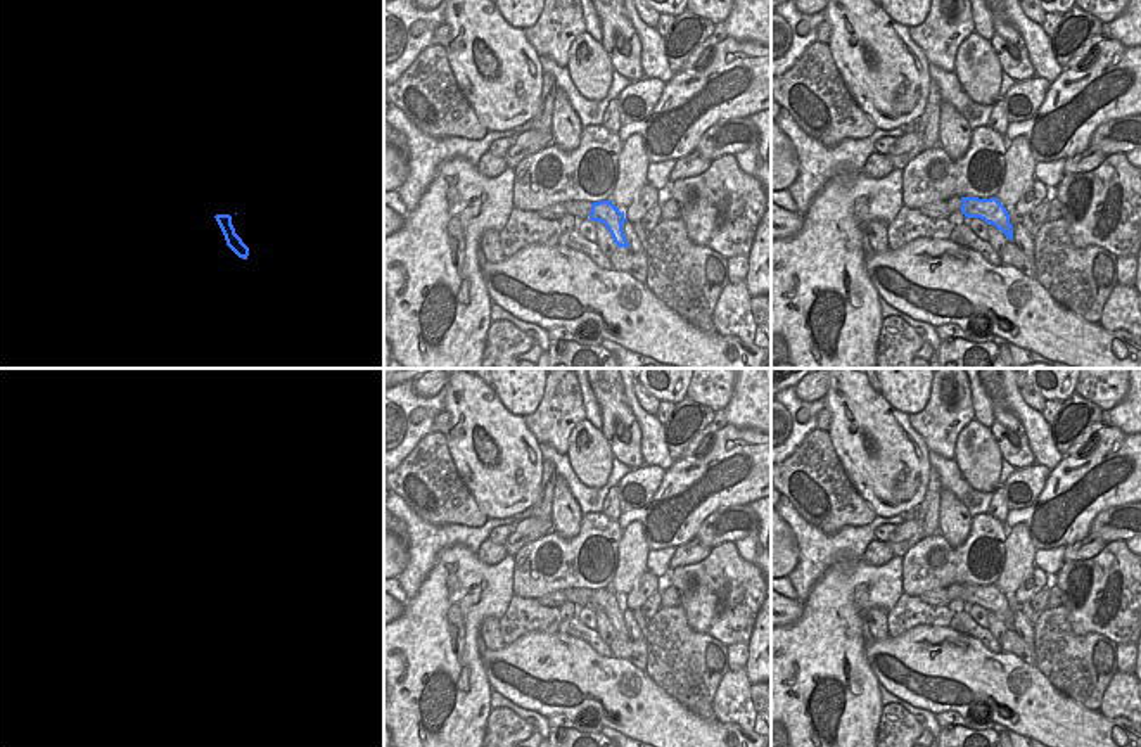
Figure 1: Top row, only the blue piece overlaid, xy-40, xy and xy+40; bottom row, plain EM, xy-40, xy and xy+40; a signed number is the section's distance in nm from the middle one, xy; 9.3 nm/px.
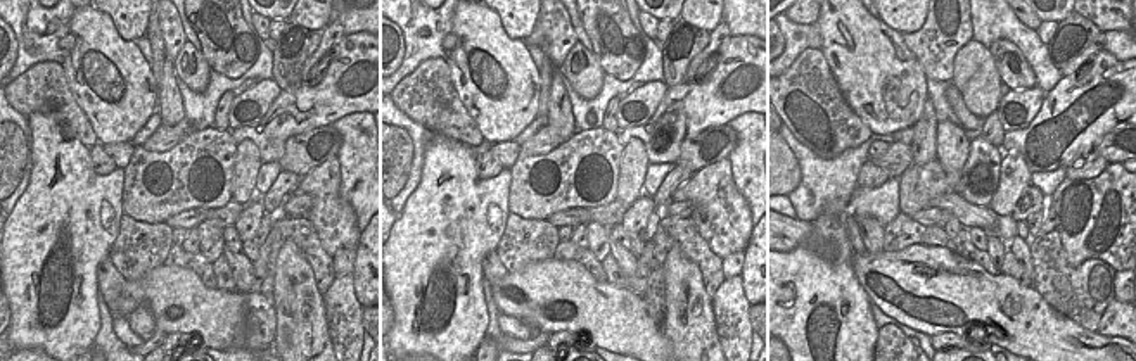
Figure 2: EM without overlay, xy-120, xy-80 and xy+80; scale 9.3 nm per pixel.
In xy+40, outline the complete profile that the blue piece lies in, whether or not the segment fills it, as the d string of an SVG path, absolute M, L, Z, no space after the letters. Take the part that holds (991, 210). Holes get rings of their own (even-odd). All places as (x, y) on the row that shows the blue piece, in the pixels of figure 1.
M961 197L961 213L968 218L980 218L987 225L994 225L1001 230L1008 240L1013 239L1010 214L1006 208L996 199Z

